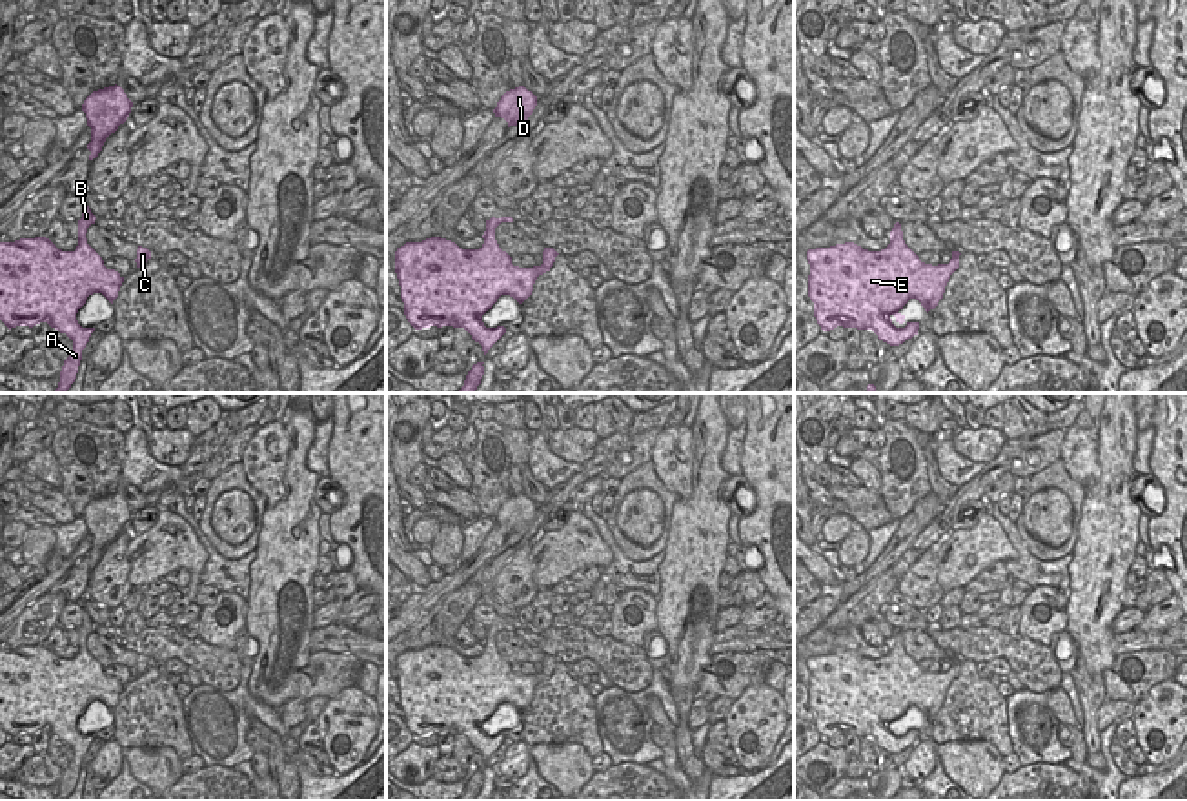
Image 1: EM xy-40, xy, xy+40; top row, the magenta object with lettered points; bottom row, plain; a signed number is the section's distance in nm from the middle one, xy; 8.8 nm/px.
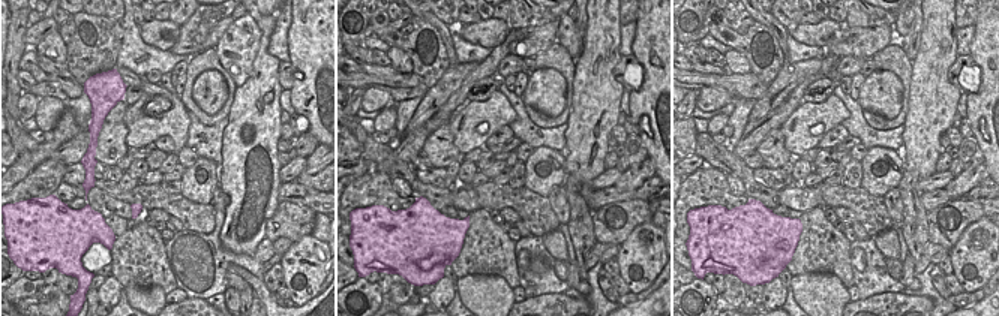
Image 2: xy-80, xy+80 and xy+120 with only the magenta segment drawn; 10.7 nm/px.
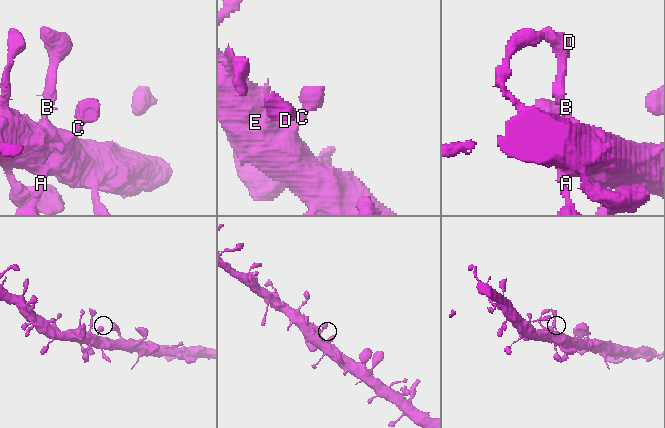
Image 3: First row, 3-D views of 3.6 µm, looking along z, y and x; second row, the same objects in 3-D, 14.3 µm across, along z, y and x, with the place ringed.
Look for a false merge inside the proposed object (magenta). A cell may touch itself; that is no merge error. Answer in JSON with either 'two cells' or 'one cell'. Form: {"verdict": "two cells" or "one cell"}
{"verdict": "one cell"}

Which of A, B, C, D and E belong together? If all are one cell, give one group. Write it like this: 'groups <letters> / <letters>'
groups A B C D E

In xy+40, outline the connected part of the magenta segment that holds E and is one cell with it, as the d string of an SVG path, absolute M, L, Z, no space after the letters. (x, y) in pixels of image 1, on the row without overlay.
M899 630L881 659L854 650L808 657L814 725L823 739L837 734L872 737L879 748L899 754L919 737L919 730L905 730L899 719L910 706L919 708L927 721L934 717L959 675L959 663L952 659L949 672L921 670L905 652Z

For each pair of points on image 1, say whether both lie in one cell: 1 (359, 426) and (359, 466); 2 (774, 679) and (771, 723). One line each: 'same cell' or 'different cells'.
1: same cell
2: different cells

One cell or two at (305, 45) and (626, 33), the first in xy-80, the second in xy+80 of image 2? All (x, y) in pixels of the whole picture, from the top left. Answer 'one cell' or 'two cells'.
two cells

